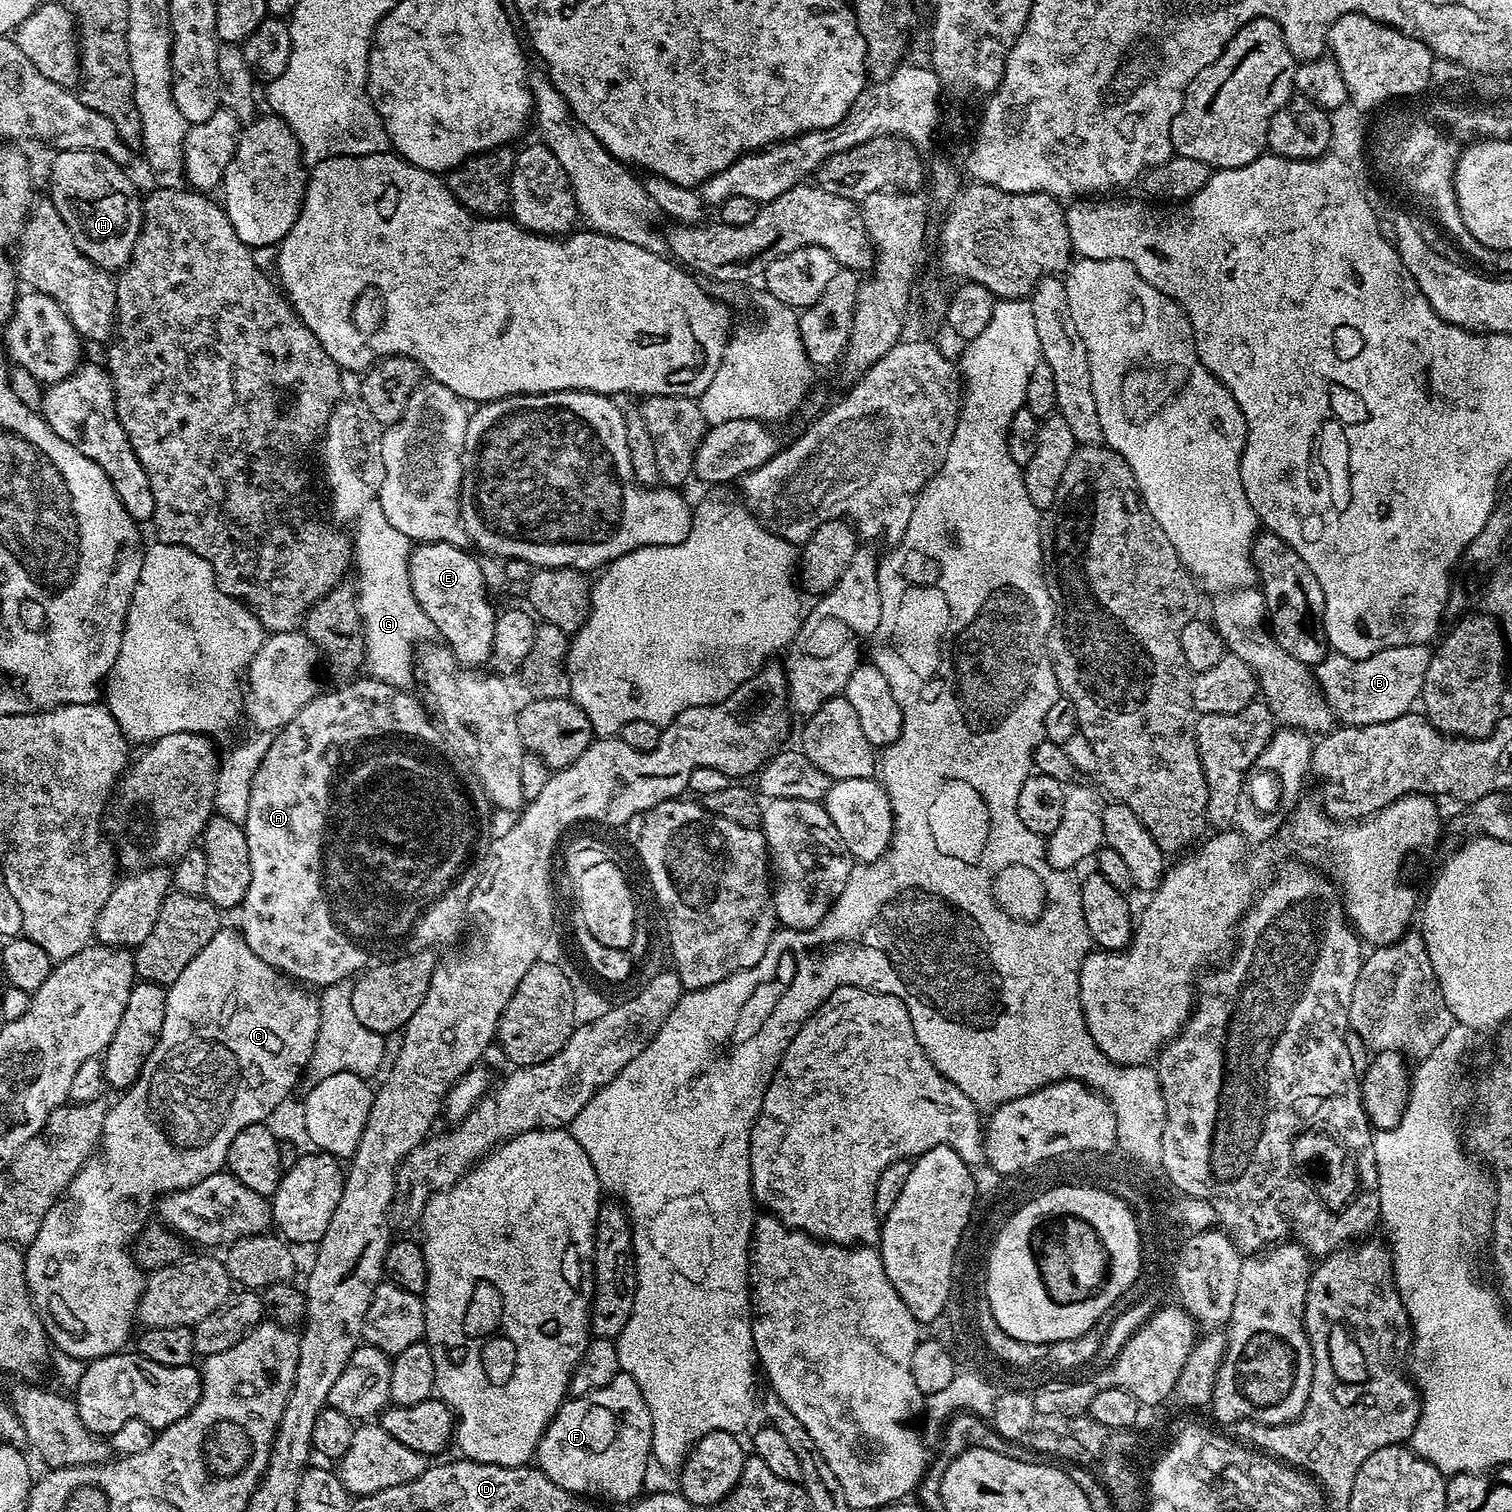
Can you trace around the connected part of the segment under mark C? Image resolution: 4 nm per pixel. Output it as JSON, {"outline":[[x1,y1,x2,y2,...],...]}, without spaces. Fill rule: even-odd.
{"outline":[[228,926,221,927,218,934,214,934,214,938,210,938,210,942,206,942,206,946,202,949,202,954,198,954,198,958,194,958,194,962,190,962,190,966,186,966,186,970,182,970,182,974,178,974,178,978,167,989,168,1001,166,1002,166,1018,162,1022,162,1030,158,1042,154,1046,154,1050,150,1054,150,1058,146,1058,146,1066,142,1066,142,1070,138,1074,138,1078,131,1086,123,1089,120,1101,115,1105,114,1103,109,1107,106,1114,106,1122,104,1123,104,1134,102,1143,99,1145,98,1151,89,1156,84,1162,84,1167,80,1169,80,1173,70,1182,70,1186,64,1191,64,1195,59,1200,54,1202,54,1206,50,1206,50,1210,46,1214,46,1218,42,1218,42,1226,38,1230,38,1234,32,1239,32,1243,27,1245,24,1252,24,1269,26,1270,26,1282,28,1283,28,1292,32,1296,33,1304,42,1306,42,1319,44,1321,44,1328,48,1332,49,1341,53,1345,58,1346,57,1349,61,1353,73,1356,74,1359,87,1362,90,1360,97,1360,99,1356,112,1356,115,1352,121,1351,125,1347,124,1344,133,1335,132,1323,135,1325,138,1320,138,1309,140,1307,140,1295,144,1293,144,1285,146,1283,145,1273,142,1271,139,1264,136,1263,136,1257,133,1252,133,1244,137,1236,144,1231,146,1225,149,1223,150,1217,153,1215,154,1209,157,1207,158,1201,167,1196,169,1192,181,1192,184,1188,194,1186,198,1182,202,1182,206,1178,210,1178,213,1174,221,1171,228,1163,228,1151,230,1150,230,1142,234,1142,234,1138,238,1138,238,1134,242,1130,246,1130,246,1126,251,1124,262,1124,267,1121,268,1115,274,1110,276,1106,284,1099,291,1097,294,1090,292,1087,296,1084,296,1079,301,1079,302,1069,307,1065,310,1054,314,1050,314,1042,318,1038,318,1026,320,1025,320,1002,315,995,311,996,307,987,301,986,297,981,287,977,283,972,279,972,274,966,270,966,266,962,262,962,262,958,258,958,258,954,254,954,254,950,250,950,248,943,244,941,243,935,239,931,231,932]]}

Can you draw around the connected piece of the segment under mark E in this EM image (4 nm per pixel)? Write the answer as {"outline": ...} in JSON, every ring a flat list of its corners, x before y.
{"outline":[[439,540,433,544,417,543,408,555,408,574,410,586,414,590,414,598,418,598,418,606,430,618,433,629,440,632,439,639,453,654,469,666,484,666,491,661,492,647,494,646,494,622,496,621,497,609,492,608,488,601,488,584,484,581,484,572,480,564,470,553,459,544,447,544]]}

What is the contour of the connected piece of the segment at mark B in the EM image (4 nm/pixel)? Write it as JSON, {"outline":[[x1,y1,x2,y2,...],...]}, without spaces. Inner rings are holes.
{"outline":[[1425,644,1387,647,1386,650,1372,654,1370,658,1360,660,1330,652,1322,663,1315,665,1314,675,1317,685,1337,721,1347,727,1377,725,1378,722,1393,721,1394,718,1405,716,1413,709,1411,708,1413,702,1415,704,1421,697,1431,653,1431,647]]}

